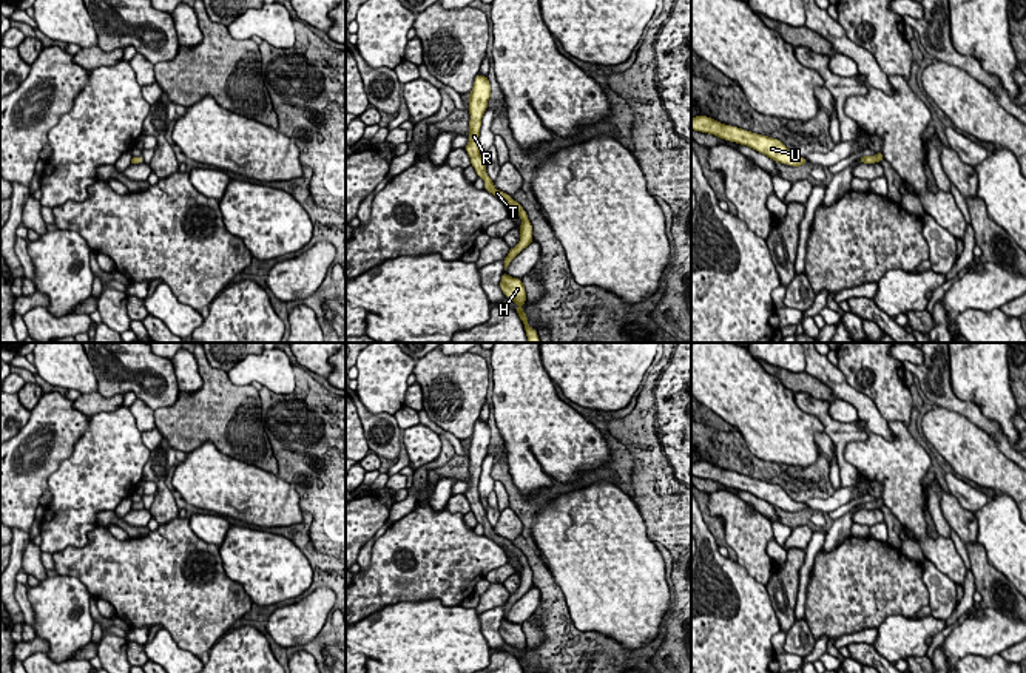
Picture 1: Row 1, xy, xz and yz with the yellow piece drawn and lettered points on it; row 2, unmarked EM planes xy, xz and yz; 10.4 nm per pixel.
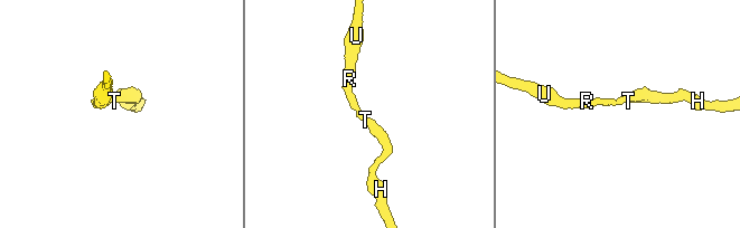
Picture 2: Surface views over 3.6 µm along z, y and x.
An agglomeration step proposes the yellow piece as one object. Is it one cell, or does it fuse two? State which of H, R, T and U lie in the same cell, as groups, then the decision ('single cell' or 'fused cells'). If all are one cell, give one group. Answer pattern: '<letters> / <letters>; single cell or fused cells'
H R T U; single cell

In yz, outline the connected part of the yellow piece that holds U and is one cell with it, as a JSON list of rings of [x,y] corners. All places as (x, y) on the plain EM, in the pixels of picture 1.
[[[704,460],[691,465],[691,475],[714,480],[728,488],[747,491],[775,508],[791,512],[808,509],[805,503],[795,502],[779,485],[756,480],[733,471],[725,471]]]

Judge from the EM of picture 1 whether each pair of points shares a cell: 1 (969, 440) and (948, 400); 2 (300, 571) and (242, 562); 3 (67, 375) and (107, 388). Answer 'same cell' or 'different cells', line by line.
1: different cells
2: same cell
3: different cells

